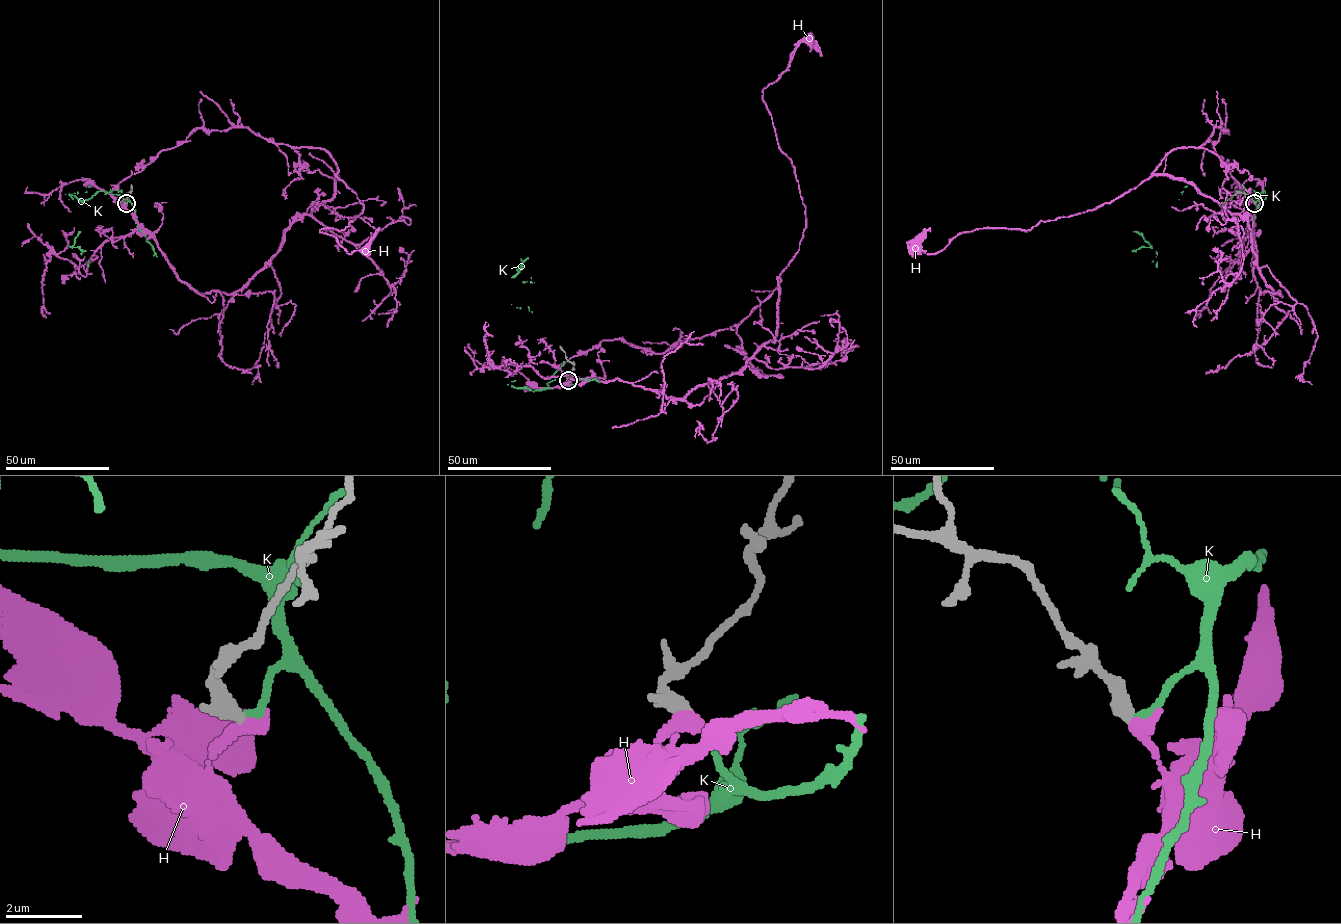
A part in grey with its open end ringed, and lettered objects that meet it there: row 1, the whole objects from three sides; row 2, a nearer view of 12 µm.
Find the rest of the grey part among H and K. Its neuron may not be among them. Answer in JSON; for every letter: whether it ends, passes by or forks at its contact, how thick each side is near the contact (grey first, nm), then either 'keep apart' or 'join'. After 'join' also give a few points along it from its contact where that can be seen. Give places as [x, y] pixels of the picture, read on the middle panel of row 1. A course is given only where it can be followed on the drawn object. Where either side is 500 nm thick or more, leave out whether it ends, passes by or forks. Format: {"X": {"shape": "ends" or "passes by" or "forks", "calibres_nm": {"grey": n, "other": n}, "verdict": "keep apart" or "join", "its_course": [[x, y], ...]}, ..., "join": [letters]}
{"H": {"shape": "ends", "calibres_nm": {"grey": 440, "other": 400}, "verdict": "join", "its_course": [[568, 380], [683, 398], [737, 373], [776, 334], [778, 276], [799, 248], [805, 205], [762, 90], [809, 39]]}, "K": {"shape": "ends", "calibres_nm": {"grey": 440, "other": 220}, "verdict": "keep apart"}, "join": ["H"]}

